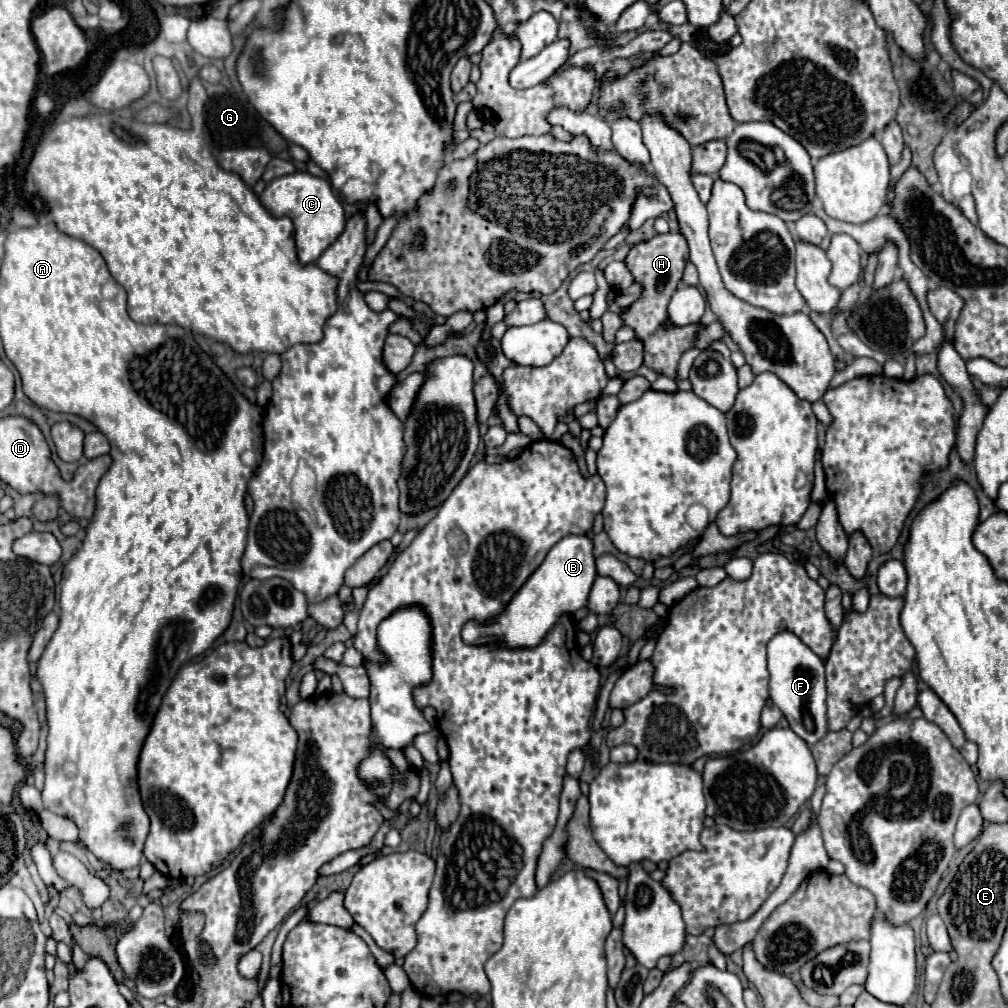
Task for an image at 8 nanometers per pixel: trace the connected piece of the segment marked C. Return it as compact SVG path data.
M294 172L272 180L262 192L260 200L274 216L290 216L290 220L294 222L296 250L302 264L314 264L318 256L322 256L322 252L338 238L346 224L342 202L334 194L330 182L308 172Z

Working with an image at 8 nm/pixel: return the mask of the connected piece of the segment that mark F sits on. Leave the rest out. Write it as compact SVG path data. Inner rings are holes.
M792 632L776 634L768 644L770 698L786 716L790 728L808 744L814 746L828 734L826 724L826 680L824 662Z

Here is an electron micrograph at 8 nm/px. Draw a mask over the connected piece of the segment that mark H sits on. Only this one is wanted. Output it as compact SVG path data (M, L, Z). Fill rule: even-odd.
M680 232L656 234L654 238L632 246L624 258L624 264L634 276L634 282L642 286L642 294L634 304L624 308L620 318L624 326L632 328L638 340L644 344L644 366L668 378L676 378L678 362L682 354L696 346L698 332L702 330L700 322L688 324L688 326L676 326L676 324L670 324L670 318L668 318L668 302L682 282L682 272L686 262L688 262L688 244Z

